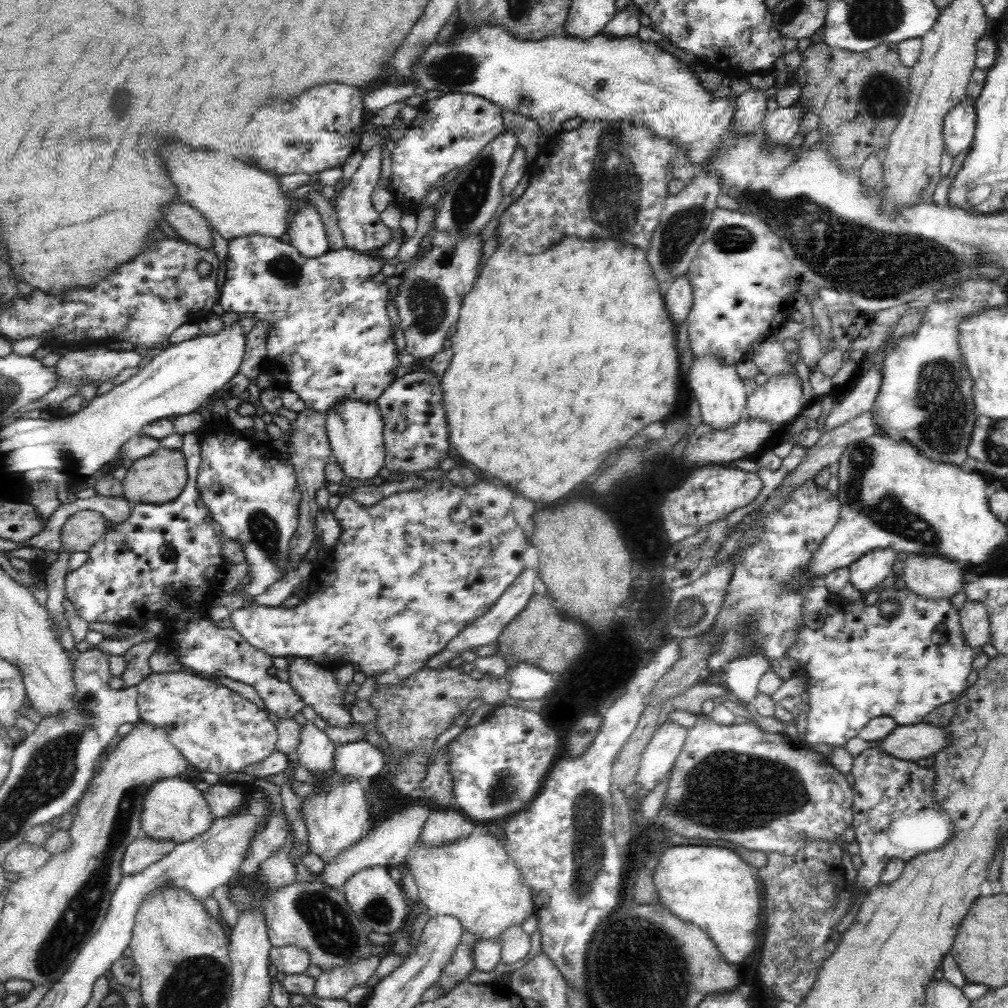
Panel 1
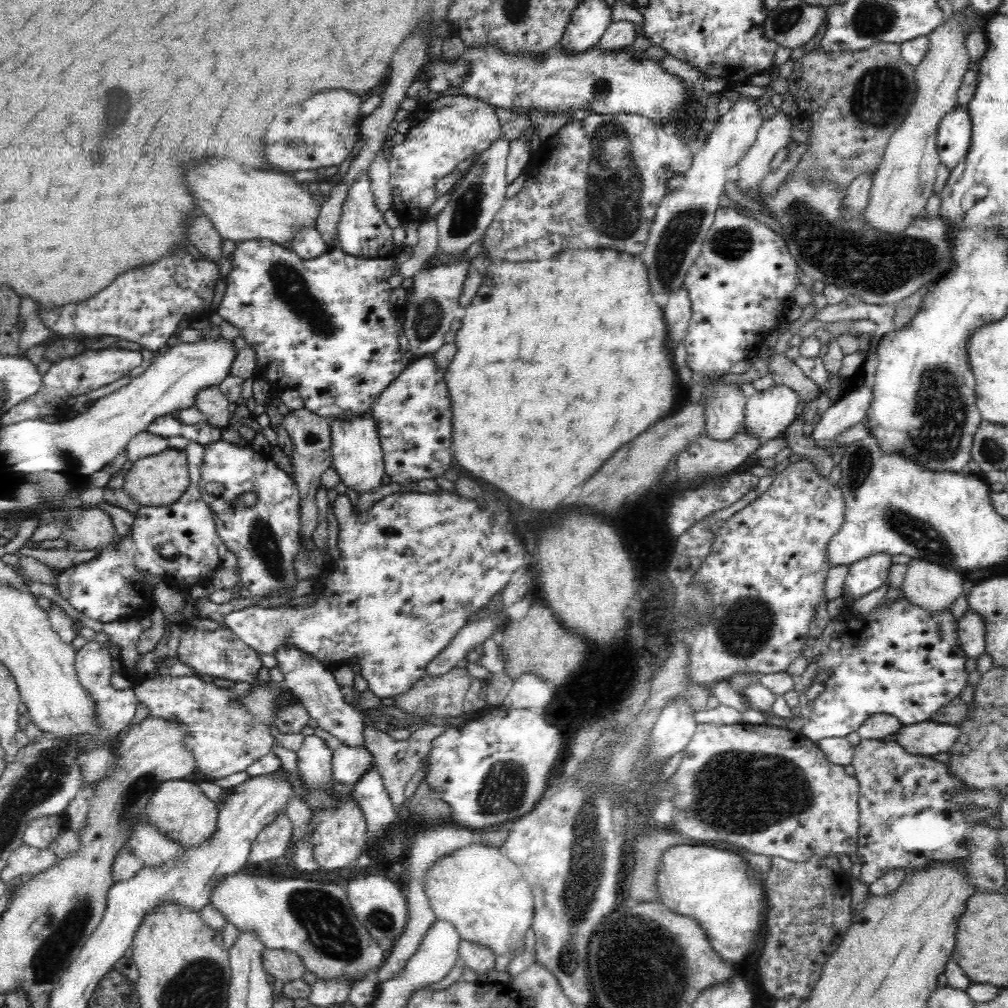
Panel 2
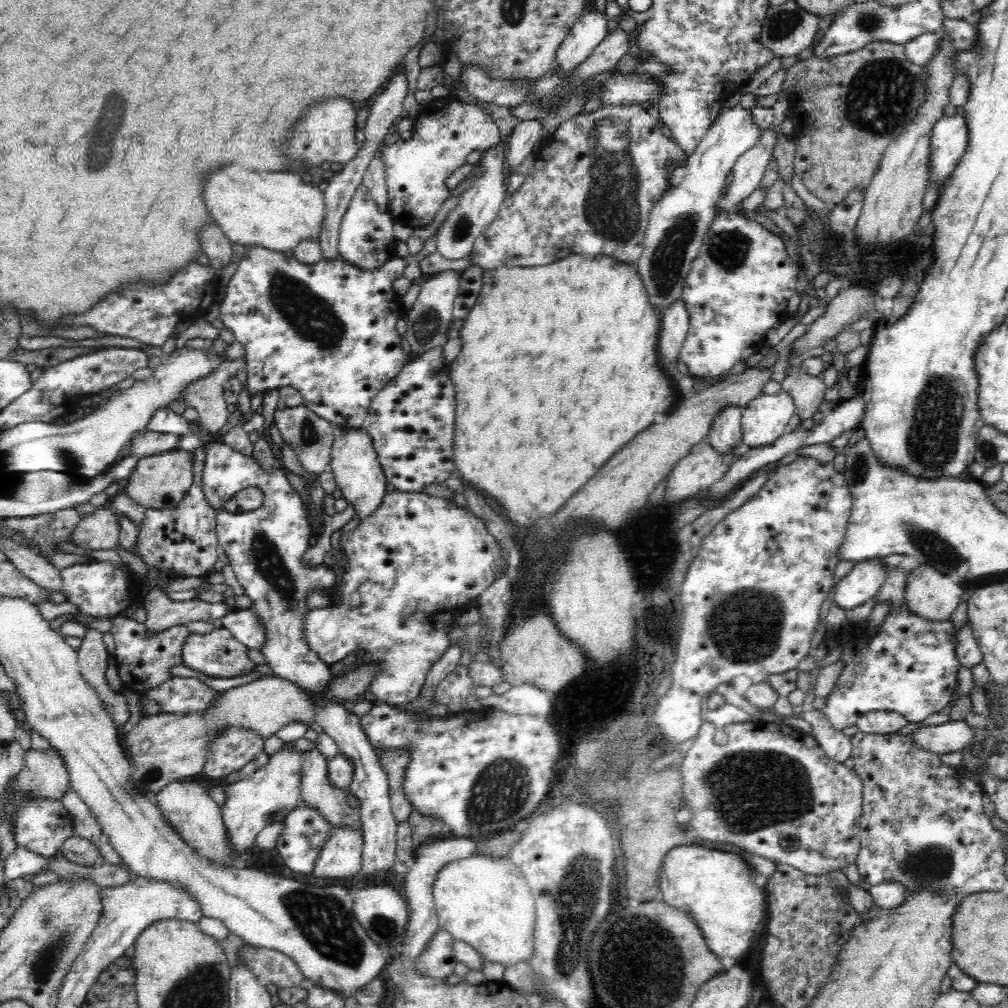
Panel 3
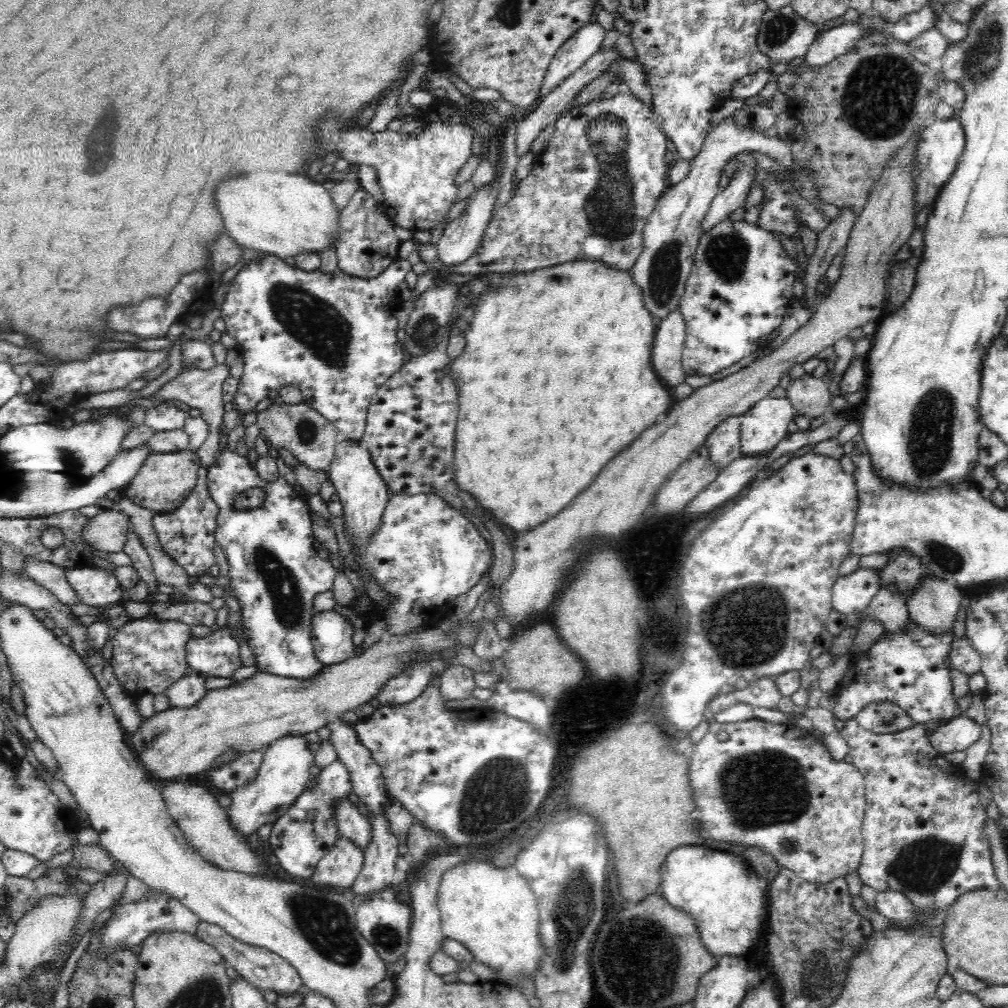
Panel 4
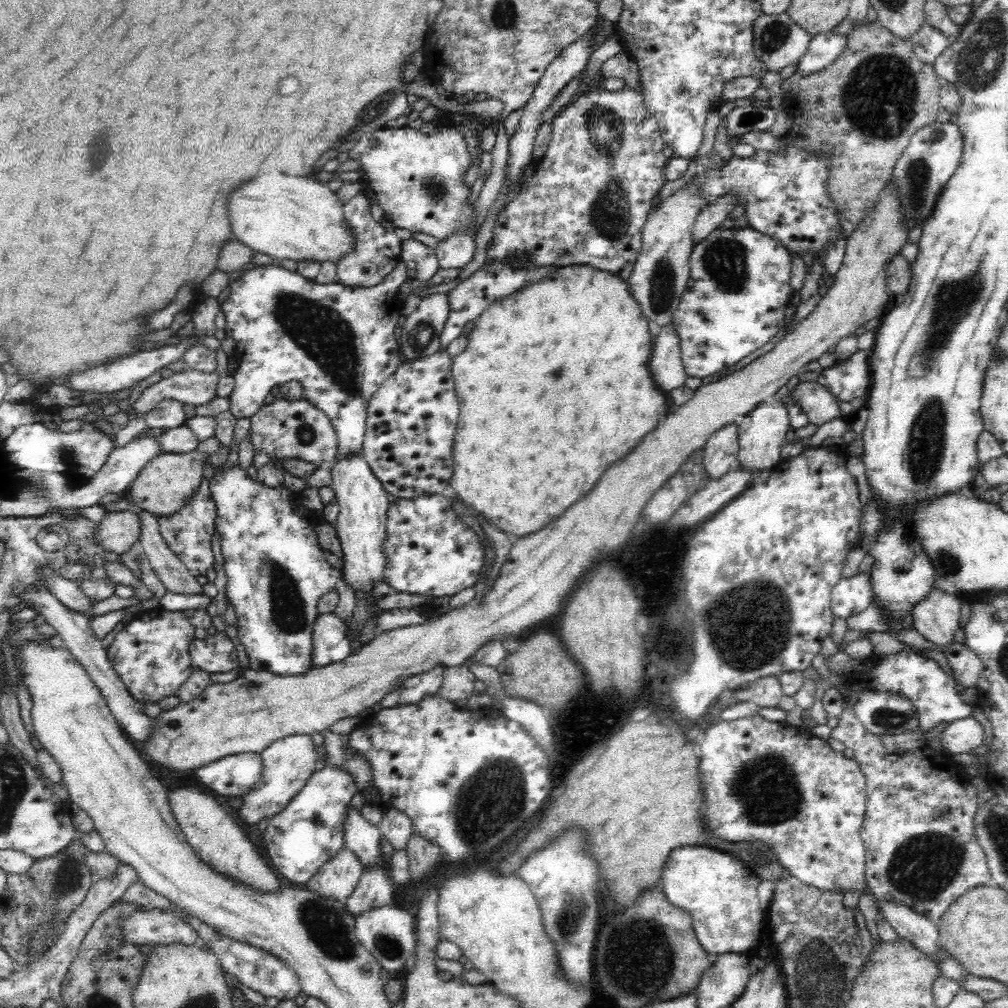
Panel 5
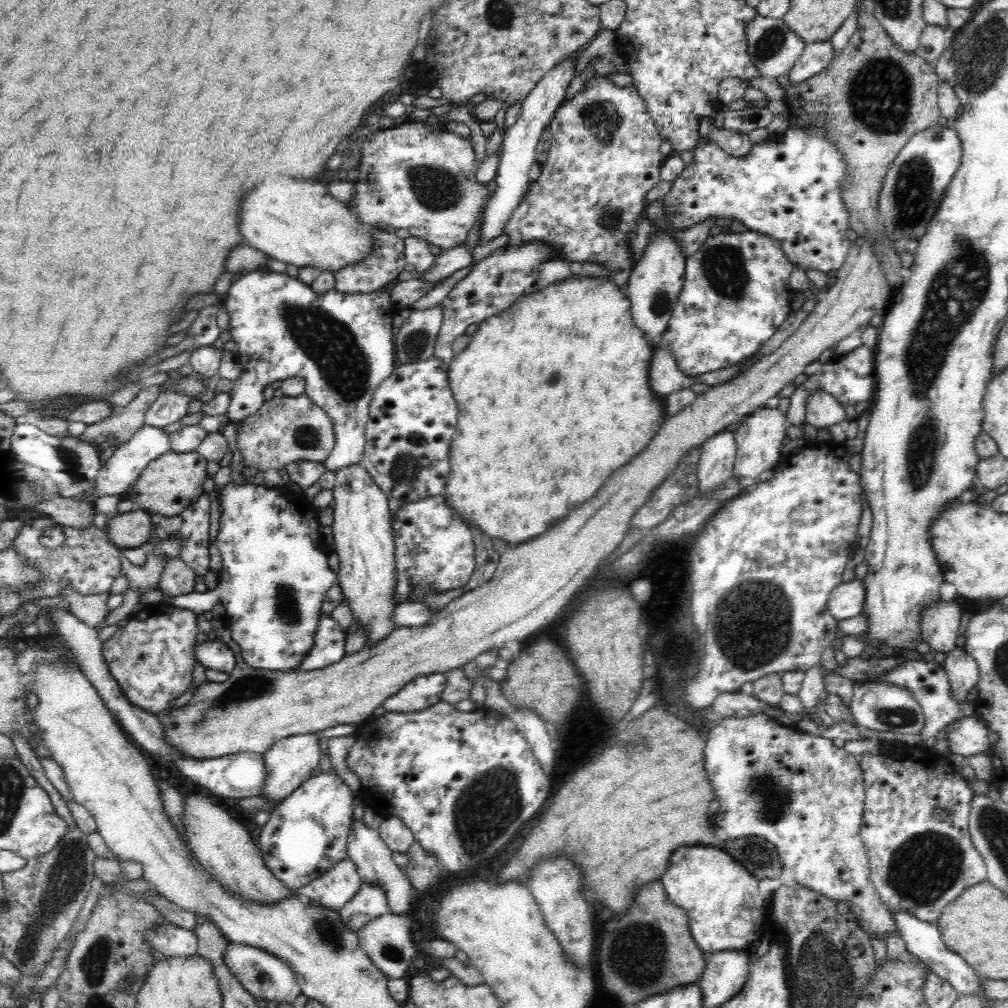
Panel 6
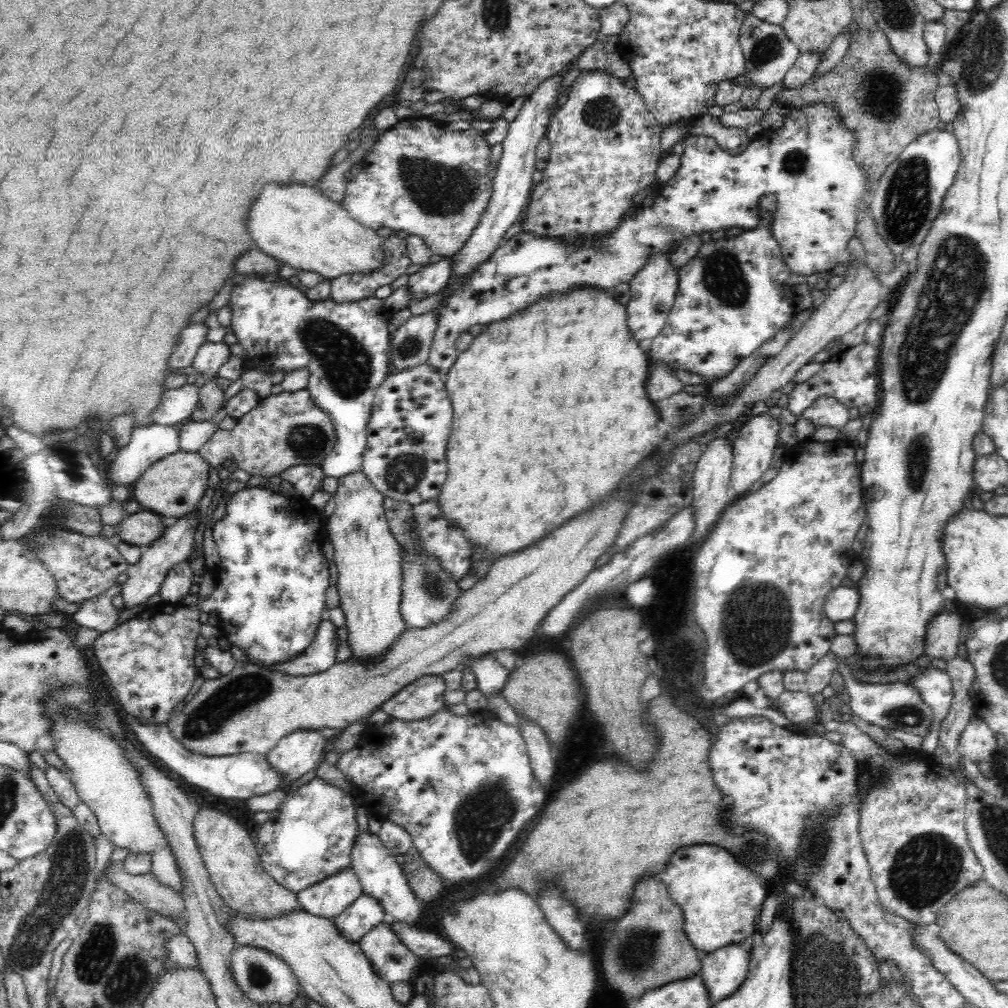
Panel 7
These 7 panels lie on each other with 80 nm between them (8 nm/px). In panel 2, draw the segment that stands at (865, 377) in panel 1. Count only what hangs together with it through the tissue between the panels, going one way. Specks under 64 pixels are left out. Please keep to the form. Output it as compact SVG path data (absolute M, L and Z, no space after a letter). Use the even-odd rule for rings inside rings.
M865 383L854 391L848 391L822 414L821 419L814 426L810 435L805 435L810 442L818 440L832 440L848 428L865 421L866 412L870 406L873 388Z

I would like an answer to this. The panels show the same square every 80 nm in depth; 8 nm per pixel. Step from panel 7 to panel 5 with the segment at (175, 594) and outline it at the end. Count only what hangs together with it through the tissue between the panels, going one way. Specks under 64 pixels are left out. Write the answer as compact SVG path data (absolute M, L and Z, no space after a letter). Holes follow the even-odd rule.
M148 511L139 513L141 518L141 537L139 549L149 558L156 576L164 584L166 591L174 594L202 594L201 584L188 567L170 550L161 535L158 517Z

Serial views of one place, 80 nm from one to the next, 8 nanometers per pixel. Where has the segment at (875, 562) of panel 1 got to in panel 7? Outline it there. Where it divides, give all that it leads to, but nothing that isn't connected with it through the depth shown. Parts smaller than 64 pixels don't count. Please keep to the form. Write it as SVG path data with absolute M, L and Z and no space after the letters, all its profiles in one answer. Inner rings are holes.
M839 586L832 589L824 600L824 616L833 623L850 620L858 606L858 591L855 587Z

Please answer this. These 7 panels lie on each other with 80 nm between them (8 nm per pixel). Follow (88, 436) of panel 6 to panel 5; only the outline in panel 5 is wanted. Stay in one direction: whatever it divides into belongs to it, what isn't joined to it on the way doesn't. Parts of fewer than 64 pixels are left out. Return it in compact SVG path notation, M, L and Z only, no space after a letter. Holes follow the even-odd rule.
M187 368L180 373L174 373L169 378L162 378L142 390L140 396L125 411L129 419L141 417L156 406L156 403L164 398L179 400L184 404L194 404L202 406L216 398L216 384L218 384L218 374L204 374L198 370Z

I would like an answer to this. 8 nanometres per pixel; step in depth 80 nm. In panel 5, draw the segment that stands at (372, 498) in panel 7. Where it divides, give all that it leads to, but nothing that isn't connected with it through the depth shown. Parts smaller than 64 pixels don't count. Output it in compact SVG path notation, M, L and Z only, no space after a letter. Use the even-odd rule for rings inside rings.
M360 455L346 457L330 465L333 478L331 487L338 505L338 514L333 526L342 549L339 566L341 578L351 587L356 598L359 598L360 594L362 598L372 598L376 584L385 582L387 556L383 551L383 544L387 541L390 494L384 490L368 463Z

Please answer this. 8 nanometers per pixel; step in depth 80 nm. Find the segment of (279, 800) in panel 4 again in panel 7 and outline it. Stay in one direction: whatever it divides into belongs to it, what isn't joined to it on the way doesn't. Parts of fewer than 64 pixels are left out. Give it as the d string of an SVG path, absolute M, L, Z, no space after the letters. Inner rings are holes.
M308 728L308 730L292 730L290 734L287 734L276 743L276 746L268 752L267 760L270 767L280 771L280 775L286 779L282 783L282 789L288 786L290 782L294 782L297 778L318 767L326 752L324 749L326 740L327 738L320 734L320 729Z

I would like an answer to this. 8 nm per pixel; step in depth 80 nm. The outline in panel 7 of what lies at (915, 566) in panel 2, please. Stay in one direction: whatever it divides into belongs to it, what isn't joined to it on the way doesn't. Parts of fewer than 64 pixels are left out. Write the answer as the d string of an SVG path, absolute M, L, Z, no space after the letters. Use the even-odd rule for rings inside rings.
M942 611L939 615L936 615L931 620L932 626L928 628L928 634L926 634L926 656L931 660L942 660L946 663L954 658L958 657L958 646L960 643L960 616L956 612Z

